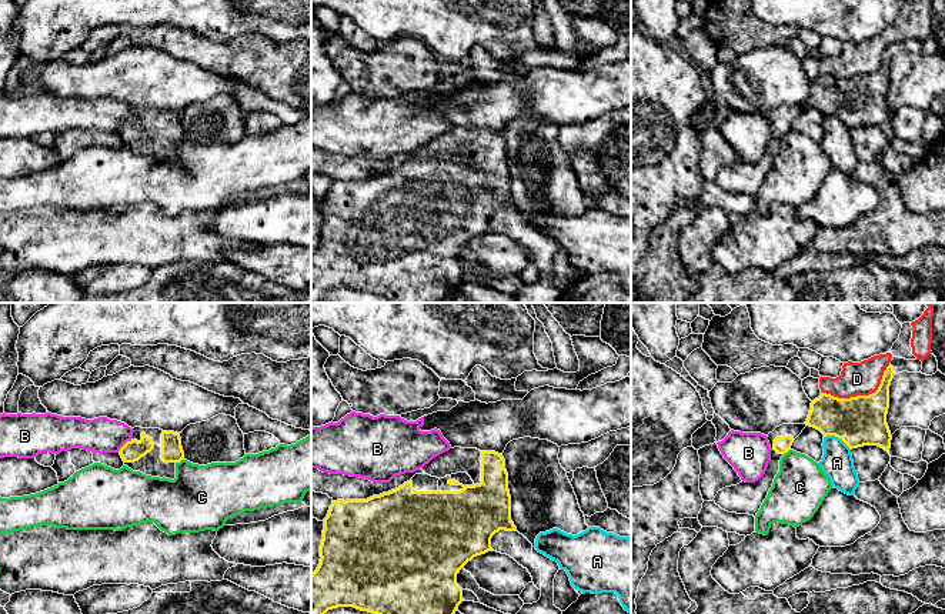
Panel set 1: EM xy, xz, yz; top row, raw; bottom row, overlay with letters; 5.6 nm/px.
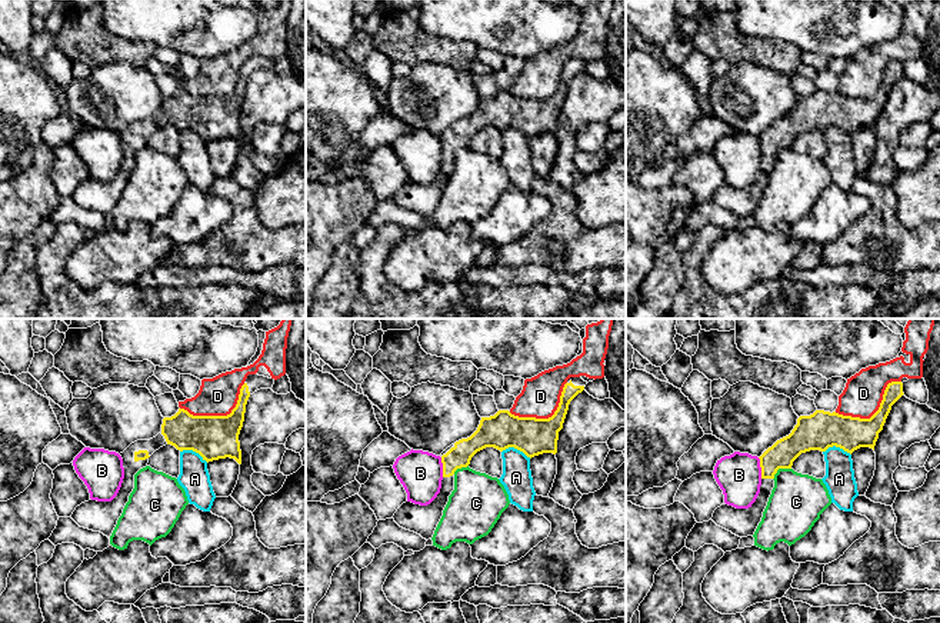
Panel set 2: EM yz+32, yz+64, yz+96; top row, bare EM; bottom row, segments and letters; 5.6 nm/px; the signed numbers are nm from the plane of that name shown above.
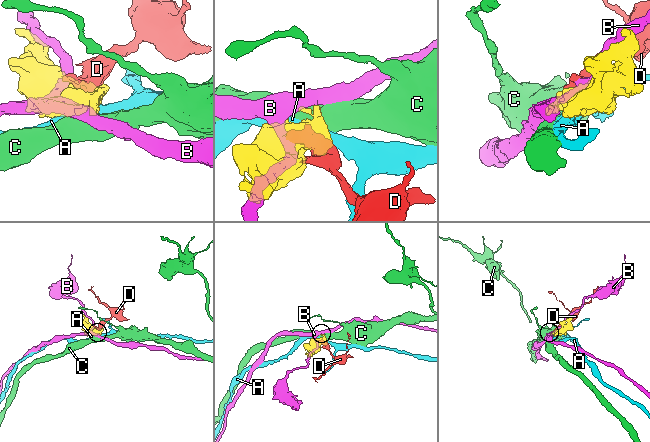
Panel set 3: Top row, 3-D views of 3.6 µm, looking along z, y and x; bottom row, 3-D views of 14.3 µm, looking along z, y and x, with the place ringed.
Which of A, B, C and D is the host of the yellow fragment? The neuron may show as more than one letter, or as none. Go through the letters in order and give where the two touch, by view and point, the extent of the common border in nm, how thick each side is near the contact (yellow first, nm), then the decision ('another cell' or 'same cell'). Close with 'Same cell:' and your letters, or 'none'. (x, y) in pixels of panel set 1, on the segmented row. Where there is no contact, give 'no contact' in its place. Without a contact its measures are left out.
A: yz (838, 437) | 180 nm | 280/180 nm | another cell
B: xy (124, 444) | 110 nm | 120/200 nm | another cell
C: xy (179, 461) | 50 nm | 130/360 nm | another cell
D: yz (861, 396) | 420 nm | 280/190 nm | another cell
Same cell: none

